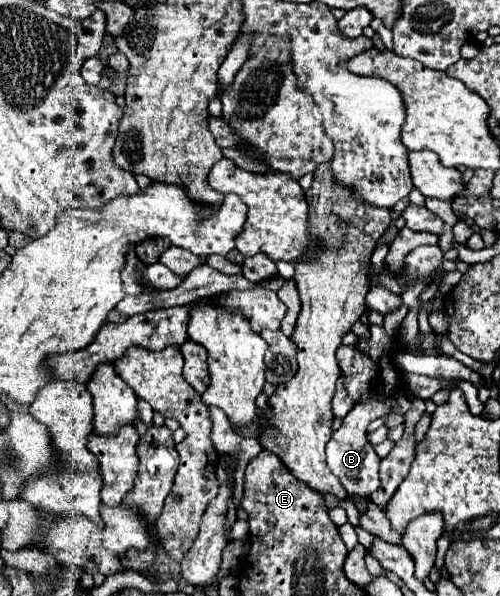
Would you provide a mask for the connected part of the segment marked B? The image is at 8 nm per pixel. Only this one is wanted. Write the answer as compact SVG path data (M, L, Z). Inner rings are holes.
M375 395L367 401L357 403L355 409L347 413L343 425L331 435L327 443L327 465L339 477L341 485L347 489L349 495L369 497L373 491L379 489L379 457L375 455L375 449L367 441L367 425L379 417L385 417L389 409L391 401L389 397L383 395Z

